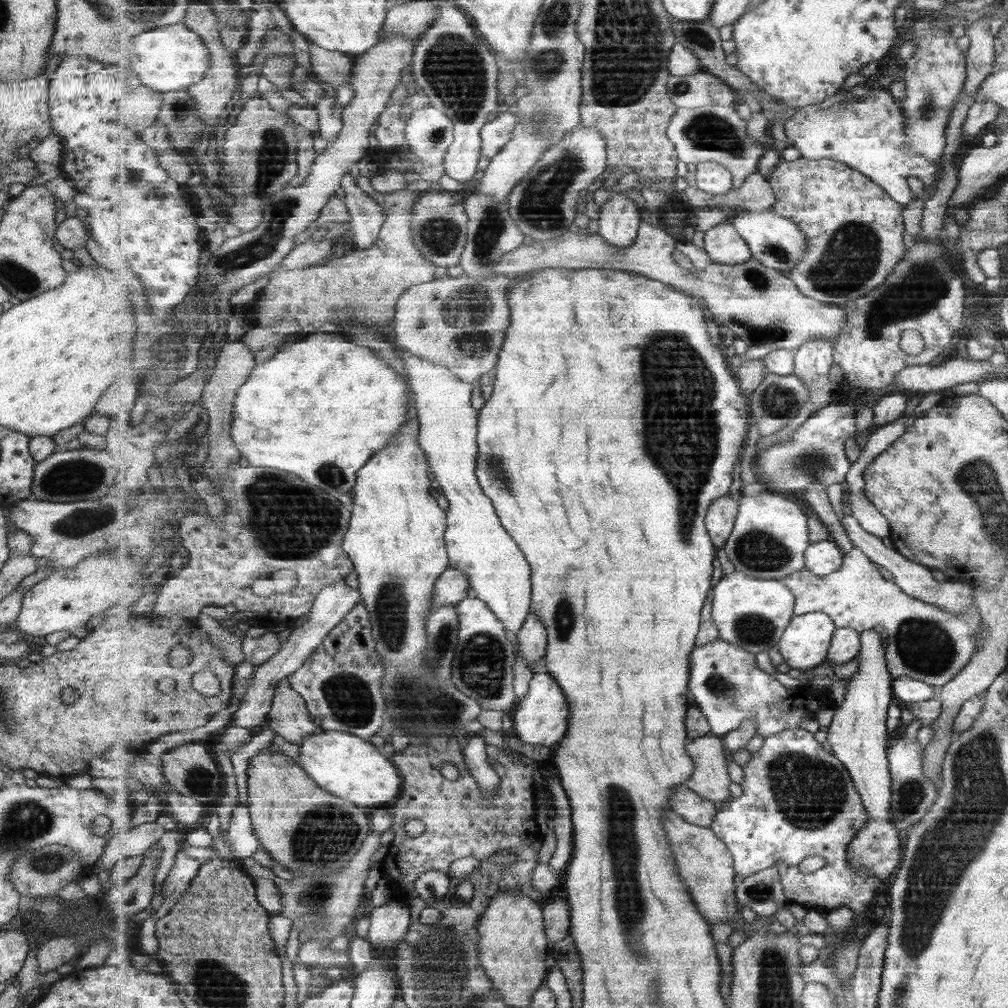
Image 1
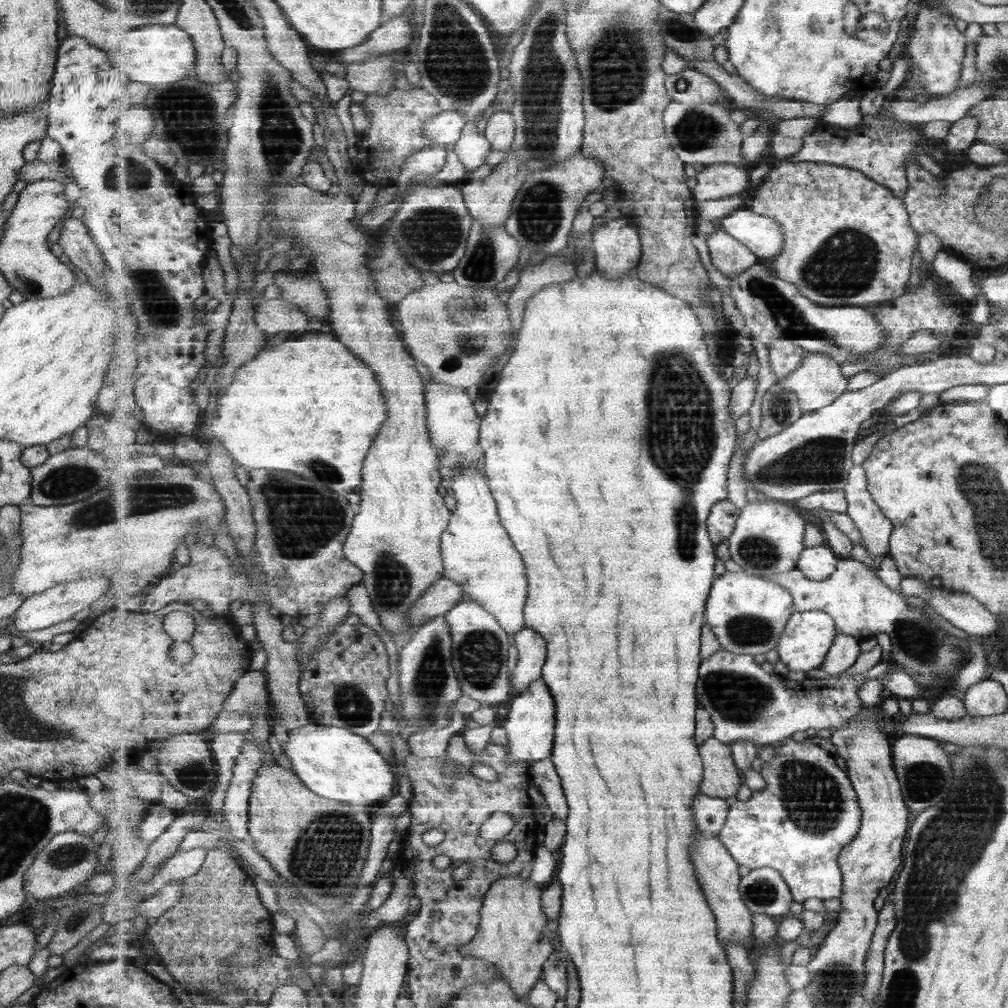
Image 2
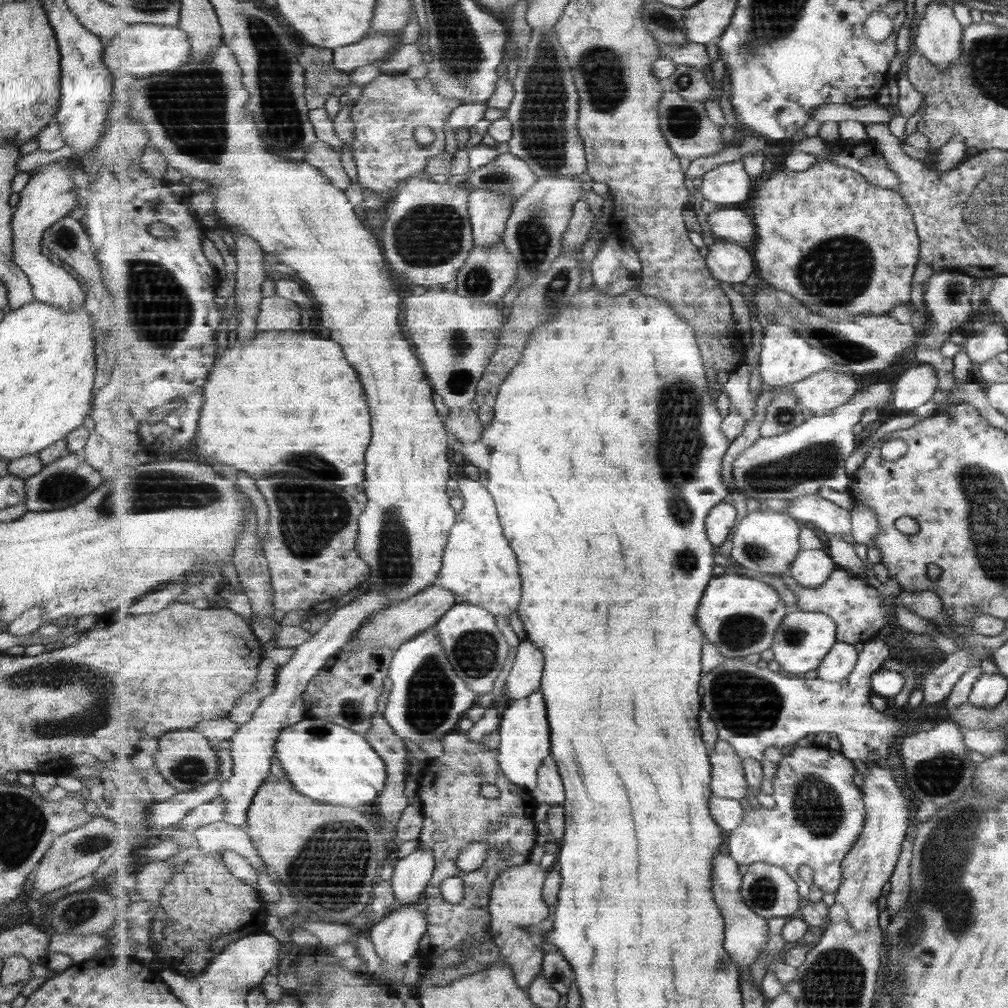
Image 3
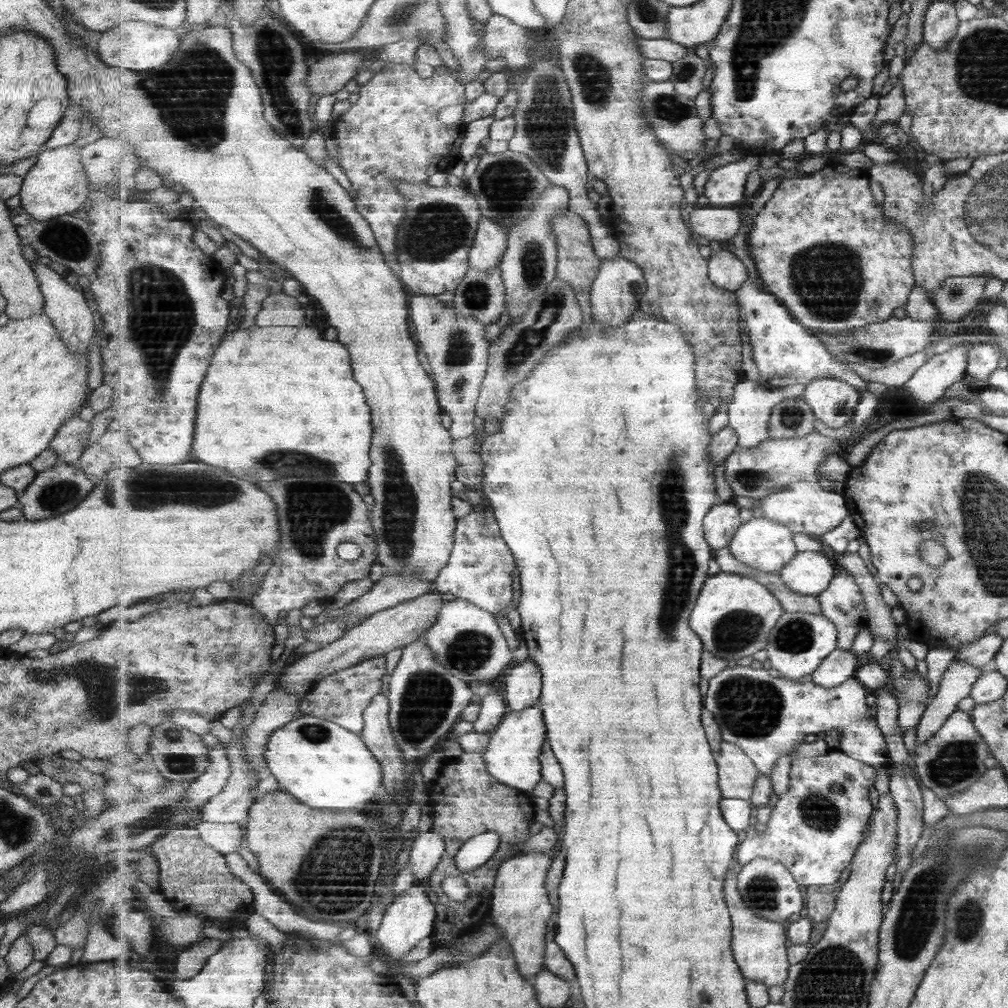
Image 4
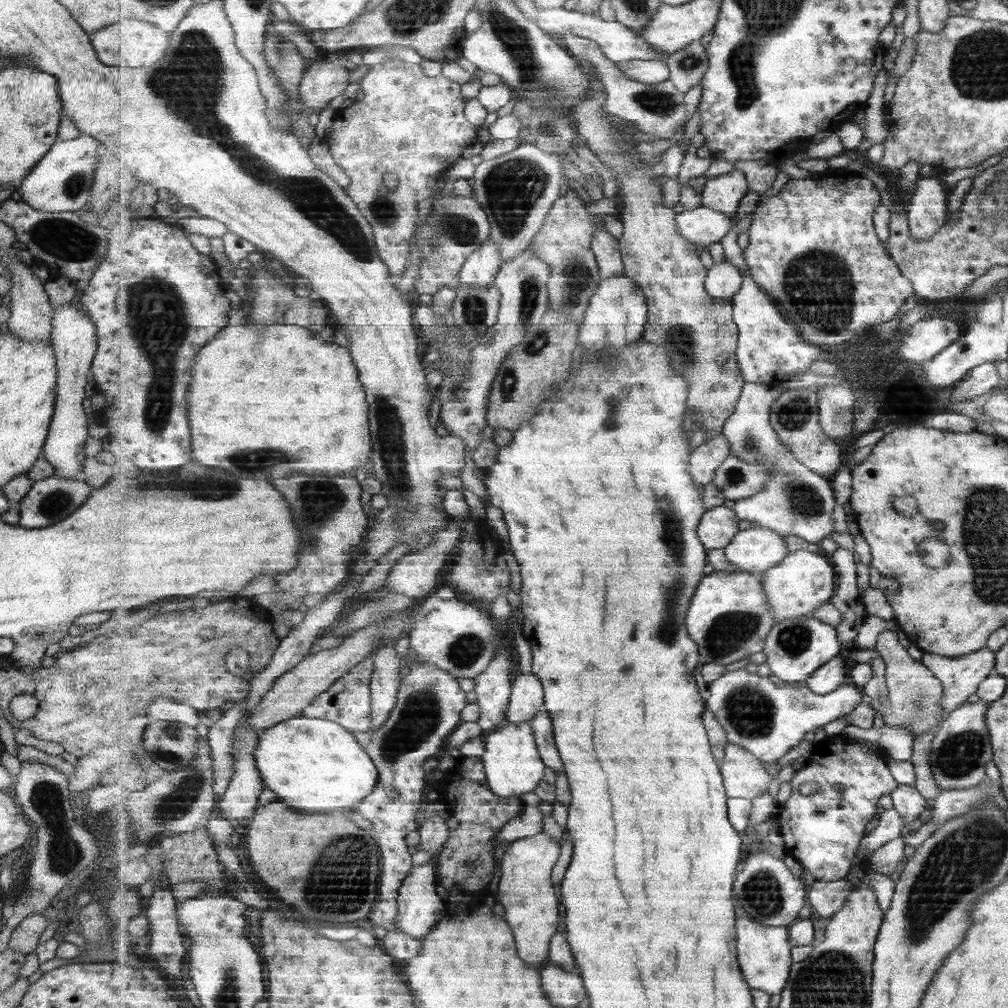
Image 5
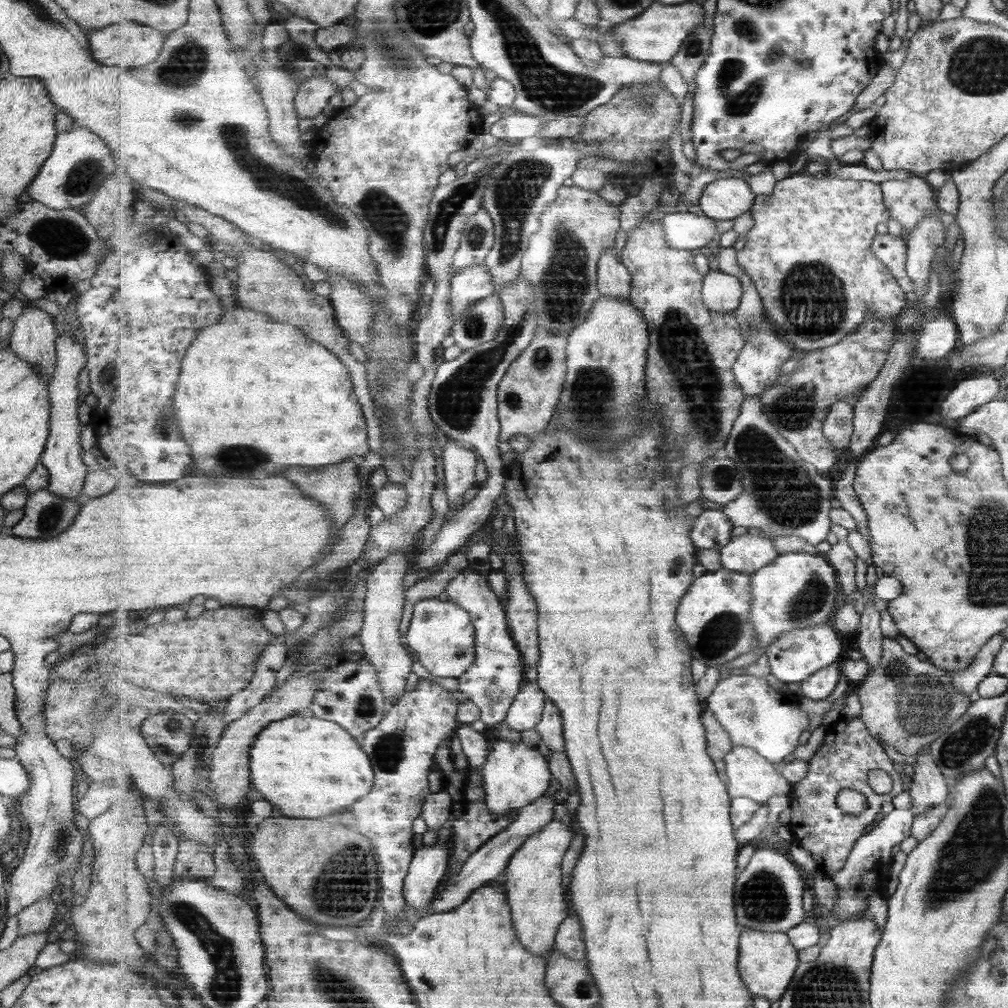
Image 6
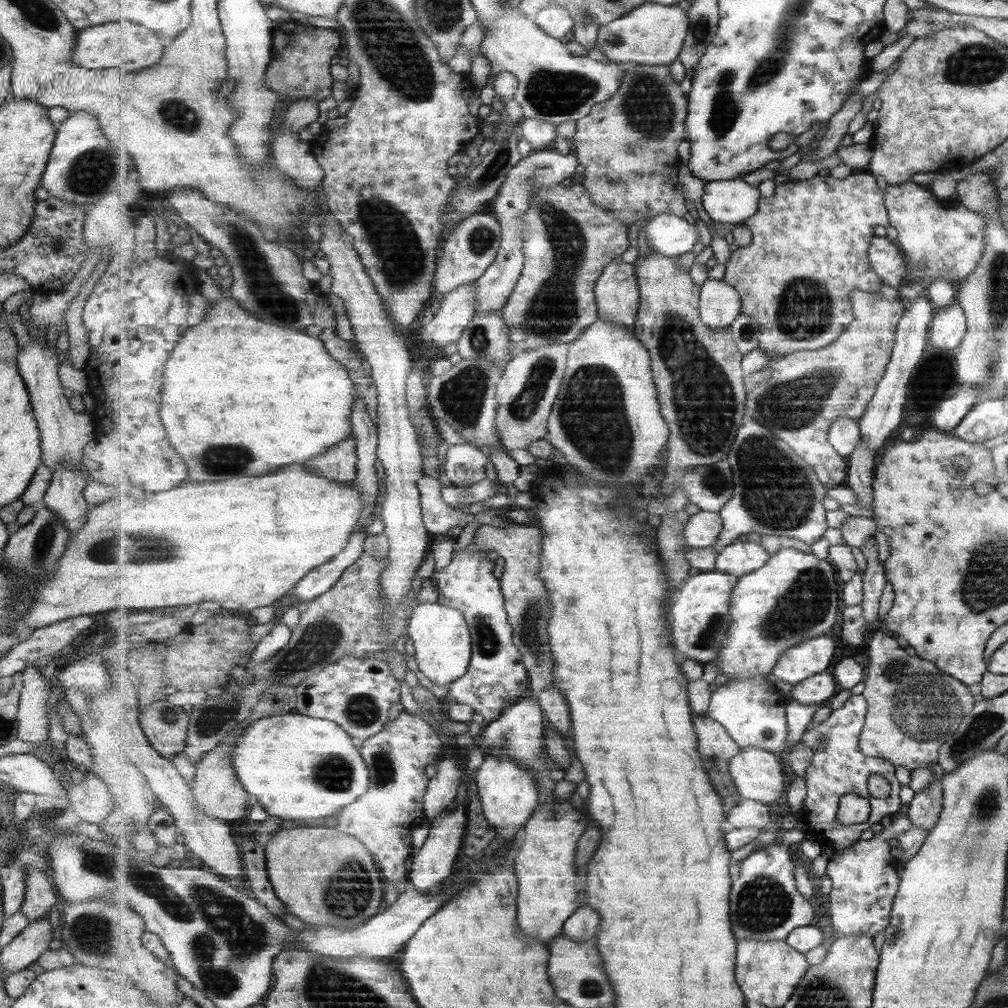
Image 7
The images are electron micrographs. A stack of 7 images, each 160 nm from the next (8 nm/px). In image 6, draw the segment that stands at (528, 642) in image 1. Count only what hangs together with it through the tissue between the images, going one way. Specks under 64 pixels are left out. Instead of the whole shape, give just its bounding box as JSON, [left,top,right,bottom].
[505,681,546,732]

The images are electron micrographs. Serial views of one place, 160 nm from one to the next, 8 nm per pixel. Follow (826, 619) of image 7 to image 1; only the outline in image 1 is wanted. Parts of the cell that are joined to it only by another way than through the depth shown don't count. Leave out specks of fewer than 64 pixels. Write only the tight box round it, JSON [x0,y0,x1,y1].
[806,540,845,576]

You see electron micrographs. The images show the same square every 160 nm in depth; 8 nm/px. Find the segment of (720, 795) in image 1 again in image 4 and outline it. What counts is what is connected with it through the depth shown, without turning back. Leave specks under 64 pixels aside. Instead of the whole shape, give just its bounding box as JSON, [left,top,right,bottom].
[714,740,760,800]

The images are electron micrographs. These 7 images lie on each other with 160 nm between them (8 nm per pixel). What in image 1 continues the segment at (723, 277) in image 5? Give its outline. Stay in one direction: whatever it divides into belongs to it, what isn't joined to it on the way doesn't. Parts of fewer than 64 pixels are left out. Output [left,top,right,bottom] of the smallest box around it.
[704,220,752,264]

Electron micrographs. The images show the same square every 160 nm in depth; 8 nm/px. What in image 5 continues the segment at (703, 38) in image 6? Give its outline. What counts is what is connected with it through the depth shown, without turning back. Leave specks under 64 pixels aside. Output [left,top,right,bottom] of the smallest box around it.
[666,40,710,93]

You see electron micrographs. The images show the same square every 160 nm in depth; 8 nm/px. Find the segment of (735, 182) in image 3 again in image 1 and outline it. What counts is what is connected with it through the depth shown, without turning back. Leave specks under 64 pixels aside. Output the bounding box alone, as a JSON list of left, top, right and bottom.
[696,162,734,195]

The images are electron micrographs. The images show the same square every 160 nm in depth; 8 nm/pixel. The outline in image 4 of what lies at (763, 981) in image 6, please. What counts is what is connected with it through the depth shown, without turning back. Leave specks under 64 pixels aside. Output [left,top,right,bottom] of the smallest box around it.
[726,872,790,987]

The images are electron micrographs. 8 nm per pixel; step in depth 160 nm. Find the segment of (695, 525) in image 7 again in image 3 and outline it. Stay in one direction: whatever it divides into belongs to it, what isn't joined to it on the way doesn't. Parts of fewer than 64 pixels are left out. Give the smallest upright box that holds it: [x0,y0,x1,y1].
[706,503,739,548]

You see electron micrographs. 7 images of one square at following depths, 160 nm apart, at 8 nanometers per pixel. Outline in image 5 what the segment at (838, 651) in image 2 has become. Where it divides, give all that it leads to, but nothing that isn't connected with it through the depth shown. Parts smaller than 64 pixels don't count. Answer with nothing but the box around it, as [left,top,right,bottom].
[806,656,850,694]

